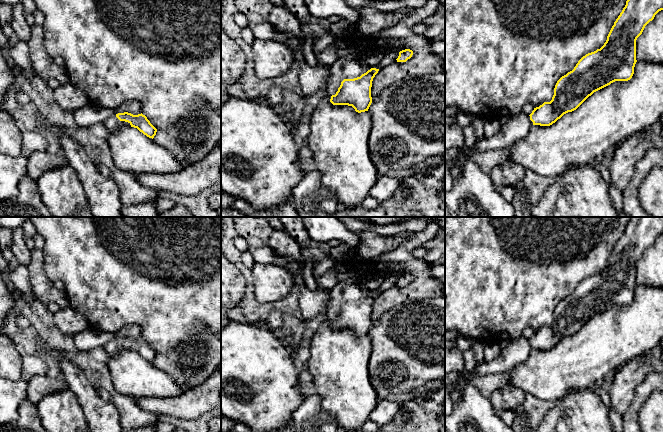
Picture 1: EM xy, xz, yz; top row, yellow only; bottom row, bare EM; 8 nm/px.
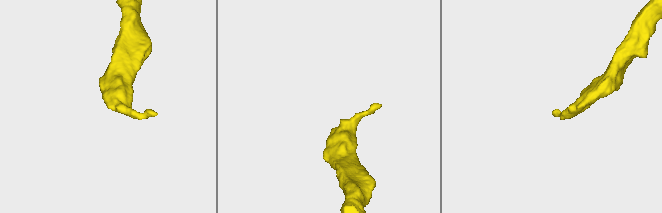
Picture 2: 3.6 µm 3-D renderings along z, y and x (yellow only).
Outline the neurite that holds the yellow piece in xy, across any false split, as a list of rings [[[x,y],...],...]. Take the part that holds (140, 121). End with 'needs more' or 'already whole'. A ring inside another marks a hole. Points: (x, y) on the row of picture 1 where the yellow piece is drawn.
[[[128,112],[118,113],[110,116],[104,122],[110,132],[116,131],[121,127],[134,127],[149,138],[154,138],[157,129],[150,123],[145,115],[133,115]]]; needs more

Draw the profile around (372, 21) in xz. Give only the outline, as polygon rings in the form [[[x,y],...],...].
[[[372,7],[360,11],[356,22],[356,34],[360,38],[370,38],[401,21],[411,8],[400,8],[392,12],[382,12]]]

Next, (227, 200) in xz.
[[[221,189],[221,210],[232,207],[236,198]]]

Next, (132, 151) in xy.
[[[121,127],[106,140],[115,166],[125,172],[167,174],[180,171],[184,164],[165,147],[137,128]]]

